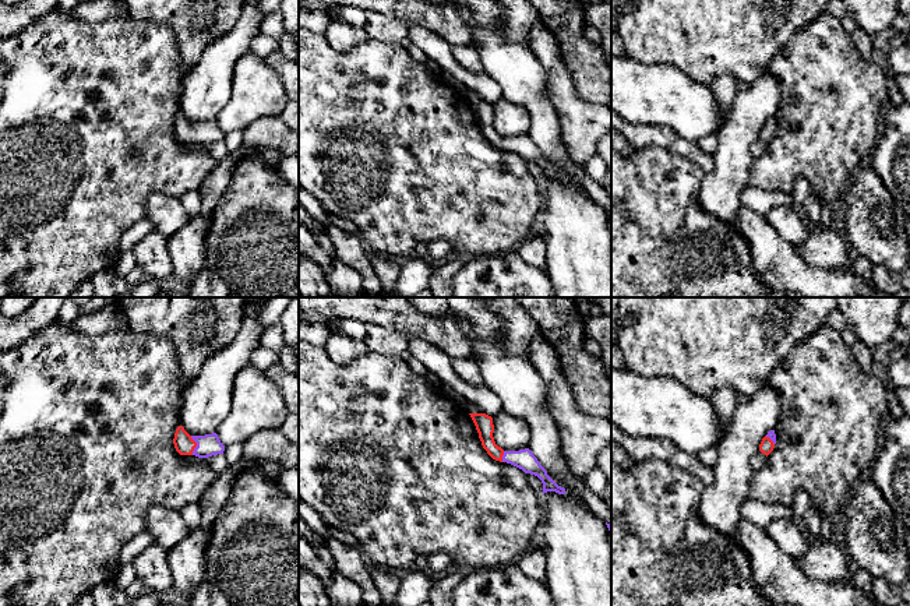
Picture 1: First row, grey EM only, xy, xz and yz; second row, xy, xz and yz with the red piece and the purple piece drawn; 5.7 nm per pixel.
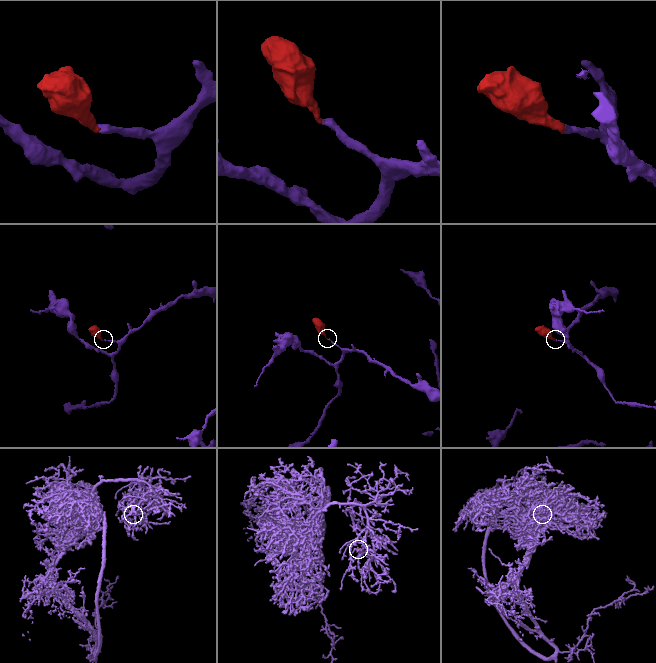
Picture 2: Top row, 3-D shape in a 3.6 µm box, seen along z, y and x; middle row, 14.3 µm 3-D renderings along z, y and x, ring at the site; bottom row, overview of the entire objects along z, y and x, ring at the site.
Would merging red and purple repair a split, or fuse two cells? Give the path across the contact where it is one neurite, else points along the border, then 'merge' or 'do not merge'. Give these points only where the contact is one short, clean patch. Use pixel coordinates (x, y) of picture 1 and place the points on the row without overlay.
runs through xy (183, 130), (196, 133), (210, 131); merge

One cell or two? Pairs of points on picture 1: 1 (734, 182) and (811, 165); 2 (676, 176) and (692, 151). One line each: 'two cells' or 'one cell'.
1: two cells
2: two cells

